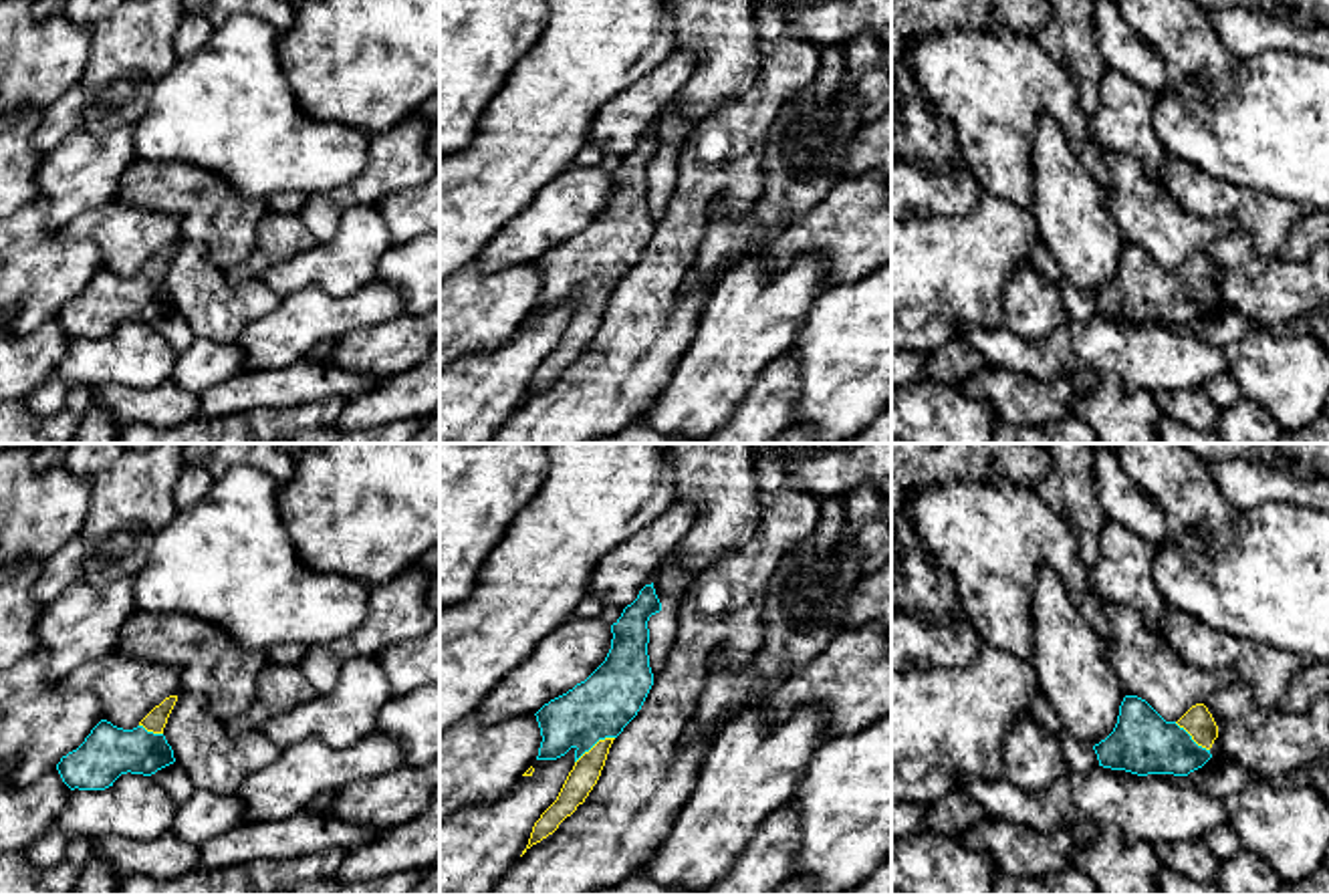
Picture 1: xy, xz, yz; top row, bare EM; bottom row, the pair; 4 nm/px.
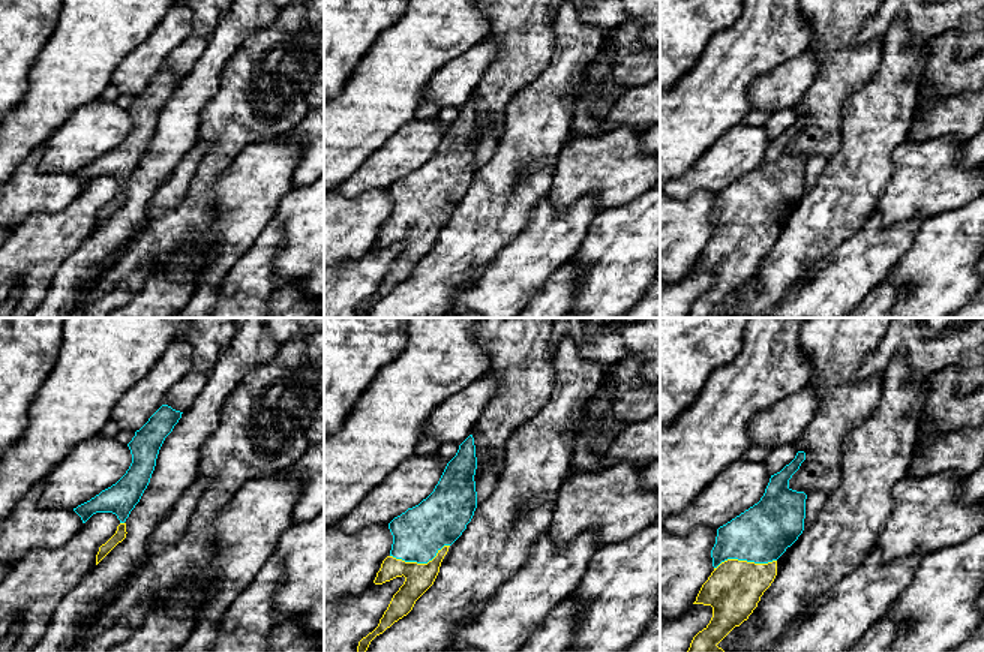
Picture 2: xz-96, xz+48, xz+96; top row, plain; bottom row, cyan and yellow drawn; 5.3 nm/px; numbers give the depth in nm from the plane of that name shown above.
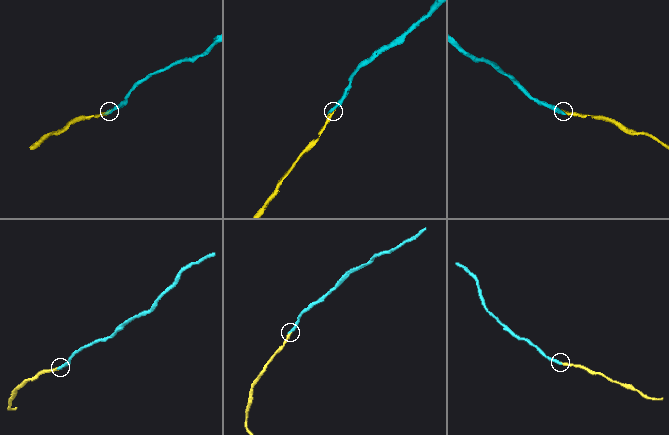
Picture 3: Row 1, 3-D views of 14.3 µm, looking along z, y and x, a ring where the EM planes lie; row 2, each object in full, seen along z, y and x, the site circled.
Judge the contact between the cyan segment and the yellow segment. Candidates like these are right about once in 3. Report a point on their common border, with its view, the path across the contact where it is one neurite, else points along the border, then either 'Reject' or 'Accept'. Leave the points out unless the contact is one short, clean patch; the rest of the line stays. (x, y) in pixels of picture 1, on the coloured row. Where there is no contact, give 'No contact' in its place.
Touches cyan at xz (593, 744). Accept

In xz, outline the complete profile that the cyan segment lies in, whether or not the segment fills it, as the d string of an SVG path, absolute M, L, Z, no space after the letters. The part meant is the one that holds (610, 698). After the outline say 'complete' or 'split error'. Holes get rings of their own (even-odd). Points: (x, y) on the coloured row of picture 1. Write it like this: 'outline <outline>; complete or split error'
outline M653 583L645 585L611 625L605 661L534 716L540 728L536 760L557 760L571 748L575 766L557 800L534 822L526 849L553 835L597 784L613 740L641 710L651 685L647 621L661 611Z; split error

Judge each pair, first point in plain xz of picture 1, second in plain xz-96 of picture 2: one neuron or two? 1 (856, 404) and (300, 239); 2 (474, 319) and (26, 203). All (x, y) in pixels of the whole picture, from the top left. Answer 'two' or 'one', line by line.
1: one
2: one

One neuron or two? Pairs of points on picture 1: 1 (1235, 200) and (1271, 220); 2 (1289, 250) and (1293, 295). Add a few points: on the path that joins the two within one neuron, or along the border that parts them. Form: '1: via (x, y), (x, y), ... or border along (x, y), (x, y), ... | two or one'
1: via (1243, 206), (1263, 216) | one
2: border along (1279, 254), (1291, 261), (1305, 261) | two

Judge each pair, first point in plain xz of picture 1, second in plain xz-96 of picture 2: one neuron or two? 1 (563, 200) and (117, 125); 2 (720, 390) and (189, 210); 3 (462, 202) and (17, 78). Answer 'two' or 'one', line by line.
1: one
2: two
3: two

